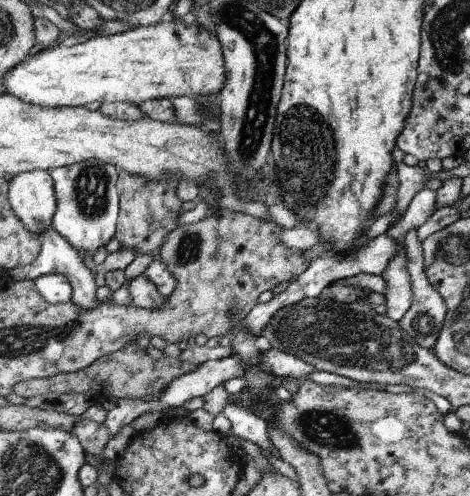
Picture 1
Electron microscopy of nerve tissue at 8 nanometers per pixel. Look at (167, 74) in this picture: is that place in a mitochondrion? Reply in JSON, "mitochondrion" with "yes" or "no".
{"mitochondrion":"no"}

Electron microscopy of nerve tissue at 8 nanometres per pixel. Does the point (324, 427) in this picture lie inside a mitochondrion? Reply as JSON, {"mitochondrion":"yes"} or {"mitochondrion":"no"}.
{"mitochondrion":"yes"}

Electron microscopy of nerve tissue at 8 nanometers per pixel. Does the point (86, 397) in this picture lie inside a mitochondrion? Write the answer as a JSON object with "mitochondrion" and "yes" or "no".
{"mitochondrion":"no"}

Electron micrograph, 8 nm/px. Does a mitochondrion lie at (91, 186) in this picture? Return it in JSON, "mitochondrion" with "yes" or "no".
{"mitochondrion":"yes"}

